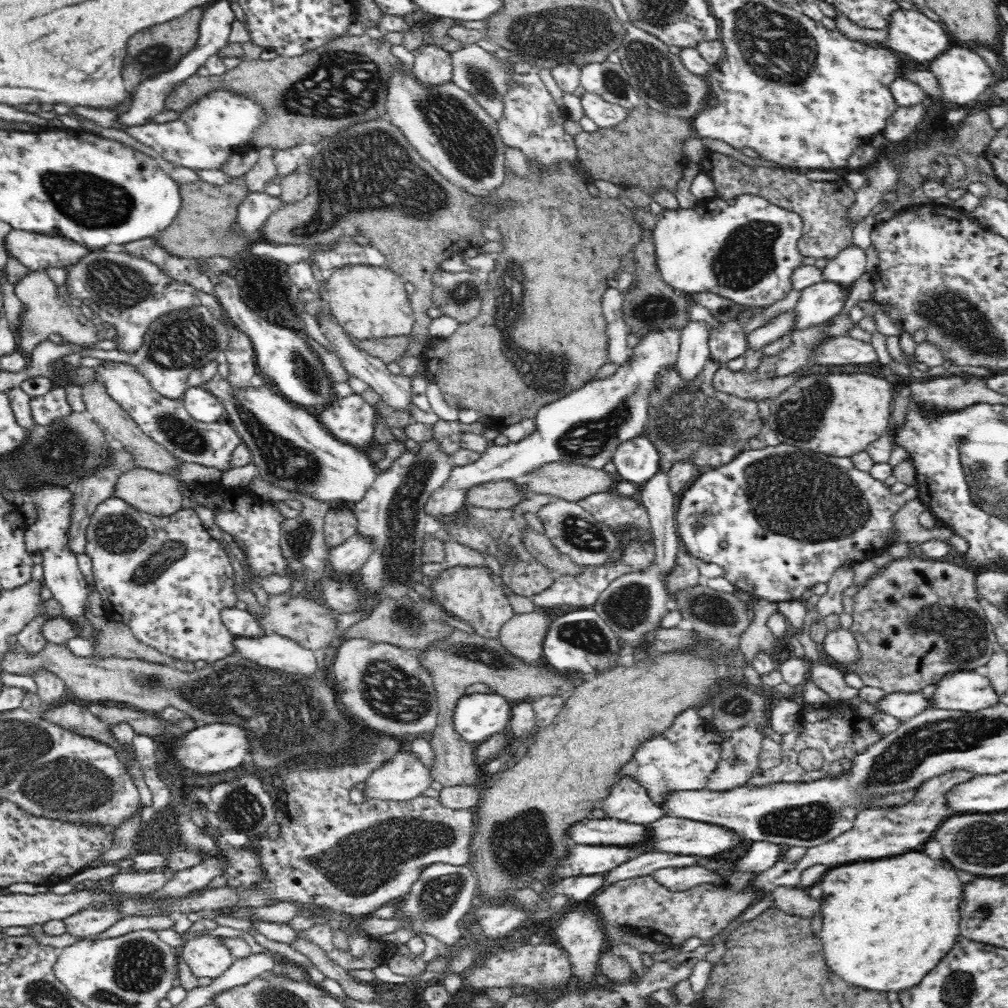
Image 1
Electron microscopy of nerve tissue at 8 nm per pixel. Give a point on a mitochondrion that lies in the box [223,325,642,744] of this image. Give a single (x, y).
(397, 569)

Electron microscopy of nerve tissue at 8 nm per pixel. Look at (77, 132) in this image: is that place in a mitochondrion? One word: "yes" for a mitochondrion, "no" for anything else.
no

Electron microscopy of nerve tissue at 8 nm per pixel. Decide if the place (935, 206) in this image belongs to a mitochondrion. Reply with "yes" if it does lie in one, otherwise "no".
no

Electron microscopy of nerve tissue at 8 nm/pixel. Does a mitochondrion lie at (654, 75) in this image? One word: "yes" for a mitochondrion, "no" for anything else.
yes

